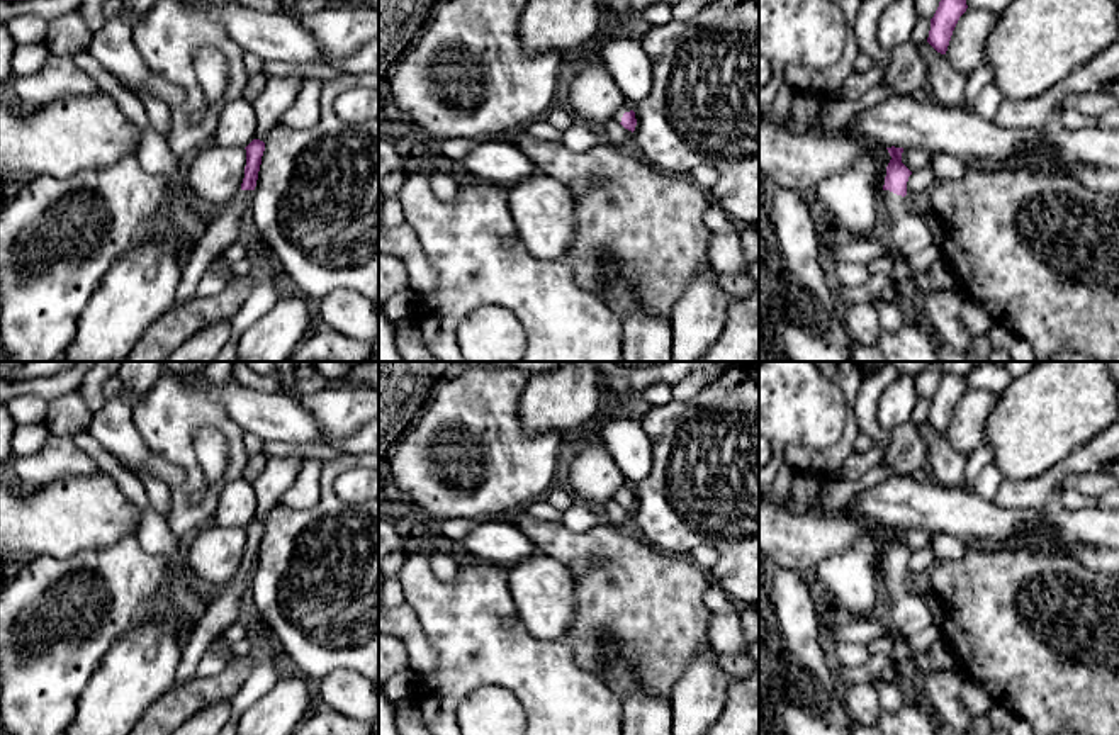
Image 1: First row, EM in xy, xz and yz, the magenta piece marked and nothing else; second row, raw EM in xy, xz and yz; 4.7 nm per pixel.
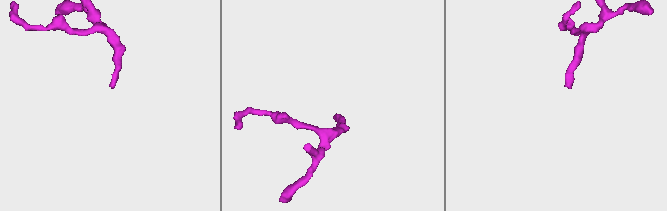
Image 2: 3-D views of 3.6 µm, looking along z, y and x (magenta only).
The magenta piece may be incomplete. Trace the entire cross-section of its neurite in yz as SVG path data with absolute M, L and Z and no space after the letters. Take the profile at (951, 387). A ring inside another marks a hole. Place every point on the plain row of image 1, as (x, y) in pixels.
M942 373L939 387L931 399L927 423L941 435L946 435L953 411L959 397L966 392L964 375Z

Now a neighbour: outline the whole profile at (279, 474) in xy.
M297 455L267 458L261 475L251 484L256 494L255 519L265 523L268 514L280 506L280 497L294 484L304 460Z

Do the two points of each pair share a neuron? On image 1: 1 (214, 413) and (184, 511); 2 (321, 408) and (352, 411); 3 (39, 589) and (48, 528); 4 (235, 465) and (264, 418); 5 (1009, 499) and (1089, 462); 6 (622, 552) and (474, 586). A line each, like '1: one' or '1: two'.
1: one
2: one
3: two
4: two
5: one
6: two

